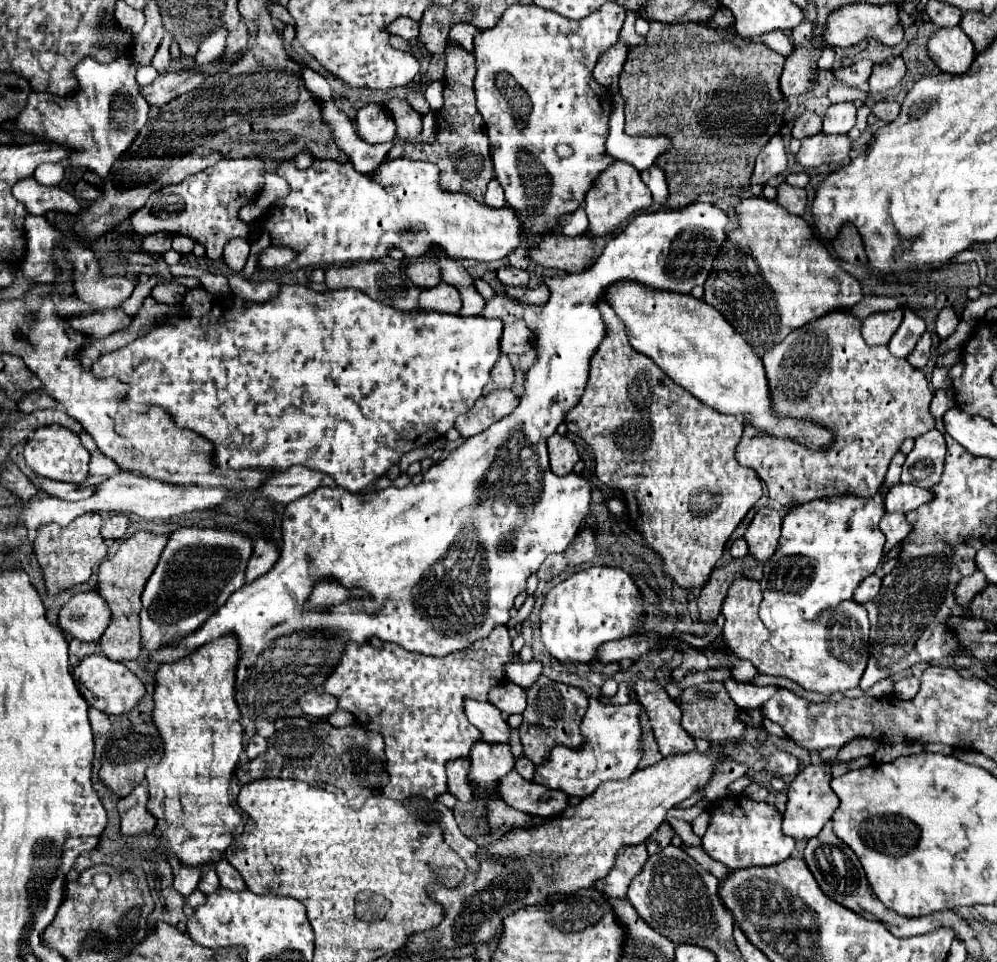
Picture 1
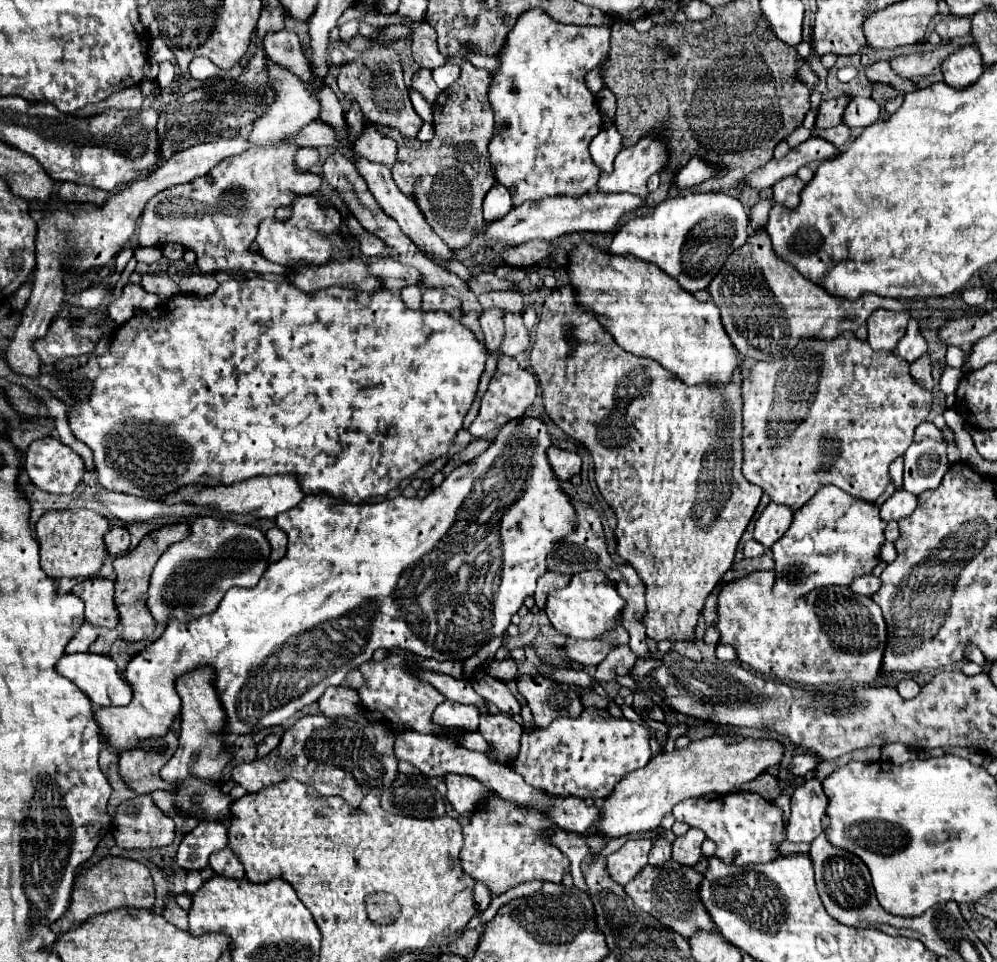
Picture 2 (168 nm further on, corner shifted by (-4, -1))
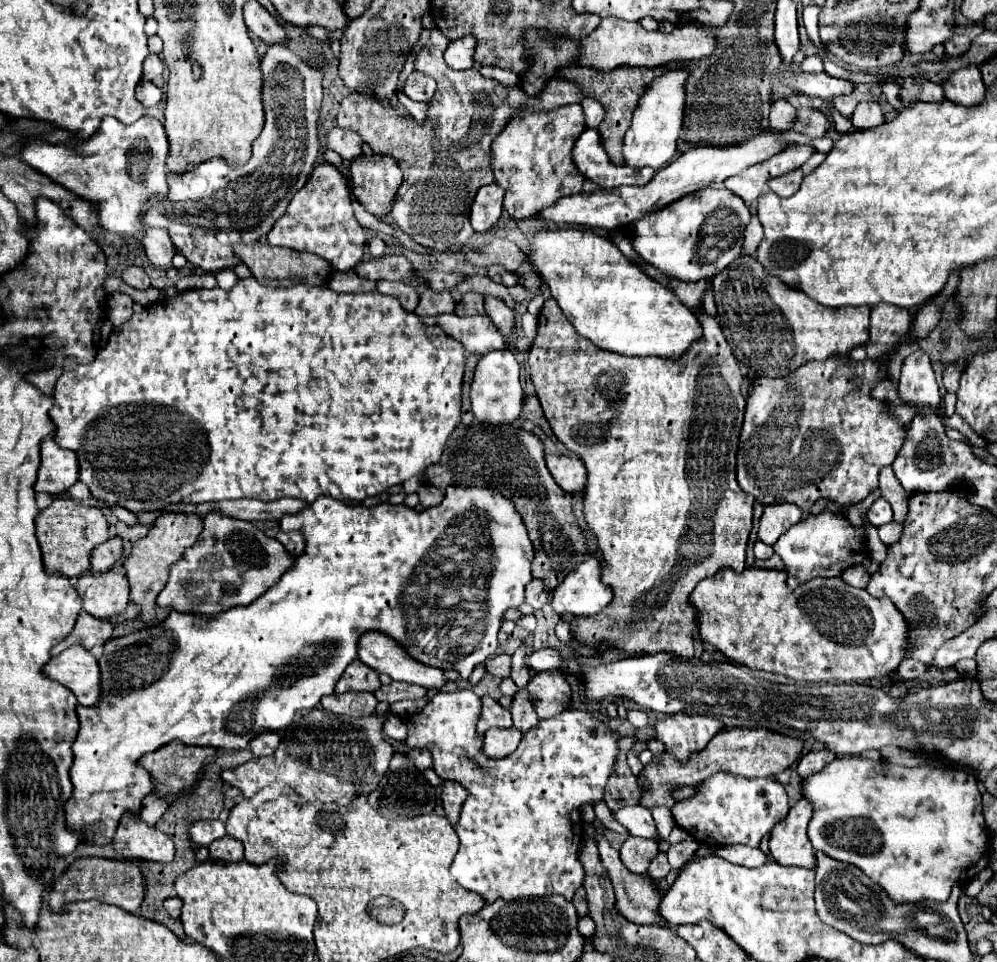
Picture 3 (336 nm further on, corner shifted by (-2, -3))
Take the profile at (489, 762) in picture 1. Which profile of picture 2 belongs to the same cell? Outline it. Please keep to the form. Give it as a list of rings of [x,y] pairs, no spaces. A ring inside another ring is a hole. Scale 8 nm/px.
[[[506,714],[480,716],[480,734],[496,748],[494,752],[498,762],[506,764],[508,758],[512,762],[518,756],[522,726],[514,718]]]

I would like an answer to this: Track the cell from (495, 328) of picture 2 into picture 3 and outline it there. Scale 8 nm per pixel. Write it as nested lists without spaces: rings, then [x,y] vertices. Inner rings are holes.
[[[464,294],[456,306],[456,314],[460,314],[460,316],[486,316],[484,298],[480,294]]]

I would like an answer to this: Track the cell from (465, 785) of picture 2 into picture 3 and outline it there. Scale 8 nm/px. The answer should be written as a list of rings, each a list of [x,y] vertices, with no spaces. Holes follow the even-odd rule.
[[[444,780],[444,784],[442,784],[442,806],[444,806],[446,818],[450,820],[452,826],[458,824],[460,810],[462,810],[462,804],[466,798],[468,798],[468,790],[460,782]]]

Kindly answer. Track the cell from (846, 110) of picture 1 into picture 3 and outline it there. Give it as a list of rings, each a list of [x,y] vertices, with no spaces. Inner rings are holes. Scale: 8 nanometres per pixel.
[[[860,102],[852,114],[852,126],[858,130],[876,128],[884,122],[884,114],[878,102]]]

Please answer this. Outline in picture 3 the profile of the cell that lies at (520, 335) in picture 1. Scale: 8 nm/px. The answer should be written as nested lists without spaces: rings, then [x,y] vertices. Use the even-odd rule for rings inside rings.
[[[486,296],[484,298],[484,308],[490,316],[490,320],[494,322],[494,326],[500,330],[500,334],[504,334],[504,338],[510,338],[510,332],[514,328],[514,312],[500,300],[494,296]]]

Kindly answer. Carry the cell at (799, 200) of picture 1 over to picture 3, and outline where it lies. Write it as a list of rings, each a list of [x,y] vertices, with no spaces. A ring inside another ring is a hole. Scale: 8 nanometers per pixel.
[[[794,170],[792,174],[784,174],[780,178],[772,178],[772,182],[768,182],[770,190],[774,194],[780,194],[782,198],[788,198],[792,194],[796,194],[800,190],[804,174],[800,174],[800,170]]]

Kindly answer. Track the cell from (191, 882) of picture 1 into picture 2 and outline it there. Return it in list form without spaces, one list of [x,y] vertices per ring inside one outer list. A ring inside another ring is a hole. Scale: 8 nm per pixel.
[[[200,822],[190,830],[178,846],[178,864],[184,870],[202,870],[208,866],[208,856],[228,844],[228,828],[222,822]]]

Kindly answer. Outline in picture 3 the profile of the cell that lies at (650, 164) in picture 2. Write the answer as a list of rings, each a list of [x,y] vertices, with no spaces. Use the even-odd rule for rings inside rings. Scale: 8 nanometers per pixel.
[[[672,70],[664,76],[652,80],[652,84],[646,88],[644,96],[638,102],[638,108],[632,118],[632,126],[624,136],[622,156],[624,164],[632,168],[644,168],[650,166],[654,170],[660,170],[666,166],[672,156],[676,154],[676,140],[682,130],[682,114],[684,114],[684,82],[688,74],[684,70]]]

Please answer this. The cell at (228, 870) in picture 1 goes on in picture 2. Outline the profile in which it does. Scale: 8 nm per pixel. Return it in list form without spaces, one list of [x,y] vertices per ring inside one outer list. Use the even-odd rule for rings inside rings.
[[[222,848],[222,852],[214,852],[214,856],[210,856],[210,866],[216,874],[230,876],[234,880],[244,878],[242,862],[238,860],[238,856],[230,848]]]

